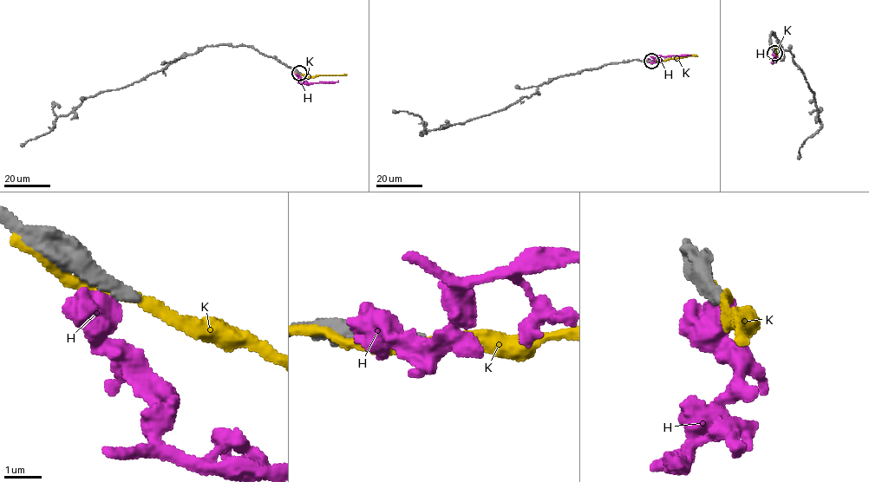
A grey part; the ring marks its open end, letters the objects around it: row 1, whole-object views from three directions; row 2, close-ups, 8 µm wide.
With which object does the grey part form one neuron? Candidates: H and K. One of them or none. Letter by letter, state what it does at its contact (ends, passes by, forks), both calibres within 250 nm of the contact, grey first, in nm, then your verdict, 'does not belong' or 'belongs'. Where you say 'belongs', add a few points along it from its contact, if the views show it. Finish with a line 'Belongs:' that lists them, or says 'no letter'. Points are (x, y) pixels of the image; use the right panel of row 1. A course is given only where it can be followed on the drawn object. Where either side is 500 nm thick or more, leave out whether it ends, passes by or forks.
H: 420 nm thick on the grey side, 700 nm on the other; does not belong
K: it passes by; 340 nm thick on the grey side, 220 nm on the other; does not belong
Belongs: no letter

